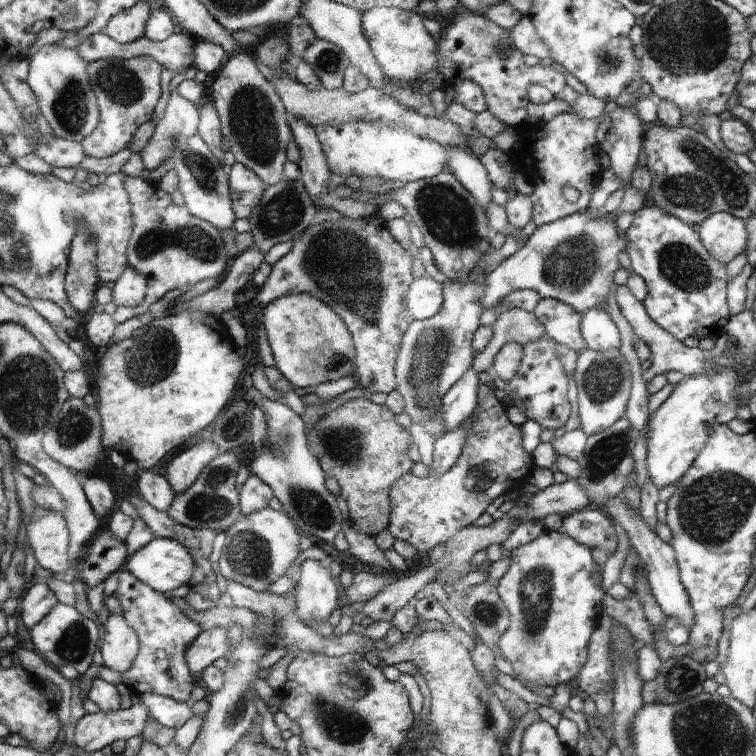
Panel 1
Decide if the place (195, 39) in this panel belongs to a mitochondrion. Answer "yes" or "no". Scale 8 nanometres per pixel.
no

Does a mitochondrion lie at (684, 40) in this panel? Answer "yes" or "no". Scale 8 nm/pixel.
yes

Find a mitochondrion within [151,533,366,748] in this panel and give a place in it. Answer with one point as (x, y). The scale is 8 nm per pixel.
(237, 709)

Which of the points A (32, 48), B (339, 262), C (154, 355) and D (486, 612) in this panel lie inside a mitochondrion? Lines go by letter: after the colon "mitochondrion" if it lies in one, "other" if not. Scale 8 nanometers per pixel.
A: other
B: mitochondrion
C: mitochondrion
D: mitochondrion

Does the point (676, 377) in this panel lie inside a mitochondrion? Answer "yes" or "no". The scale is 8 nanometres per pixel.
no

